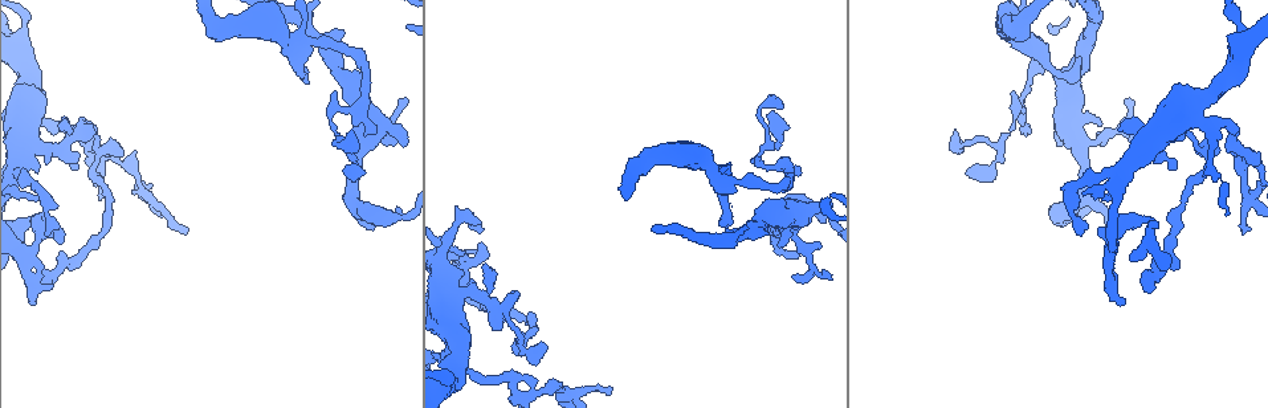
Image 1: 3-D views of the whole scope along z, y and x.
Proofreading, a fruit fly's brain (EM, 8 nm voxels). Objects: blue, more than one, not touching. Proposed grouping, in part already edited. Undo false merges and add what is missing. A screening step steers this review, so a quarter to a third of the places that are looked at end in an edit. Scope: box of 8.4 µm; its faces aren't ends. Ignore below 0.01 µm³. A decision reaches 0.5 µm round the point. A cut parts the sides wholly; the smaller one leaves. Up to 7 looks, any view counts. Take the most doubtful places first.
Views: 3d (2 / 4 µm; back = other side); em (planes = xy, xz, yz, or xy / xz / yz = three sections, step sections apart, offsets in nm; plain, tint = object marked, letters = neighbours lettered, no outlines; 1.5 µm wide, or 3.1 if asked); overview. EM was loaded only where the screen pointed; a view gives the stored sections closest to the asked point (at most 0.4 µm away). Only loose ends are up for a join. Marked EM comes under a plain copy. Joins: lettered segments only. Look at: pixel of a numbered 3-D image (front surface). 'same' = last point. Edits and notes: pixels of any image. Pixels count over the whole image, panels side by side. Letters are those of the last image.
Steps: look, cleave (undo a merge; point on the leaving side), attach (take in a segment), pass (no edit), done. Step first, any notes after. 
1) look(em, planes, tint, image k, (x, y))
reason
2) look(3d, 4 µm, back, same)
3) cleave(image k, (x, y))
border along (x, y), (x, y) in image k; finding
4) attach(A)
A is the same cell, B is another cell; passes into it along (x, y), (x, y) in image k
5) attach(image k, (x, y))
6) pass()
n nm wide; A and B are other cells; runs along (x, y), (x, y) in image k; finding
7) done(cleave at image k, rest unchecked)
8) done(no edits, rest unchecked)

look(3d, 4 µm, image 1, (776, 103))
thin end

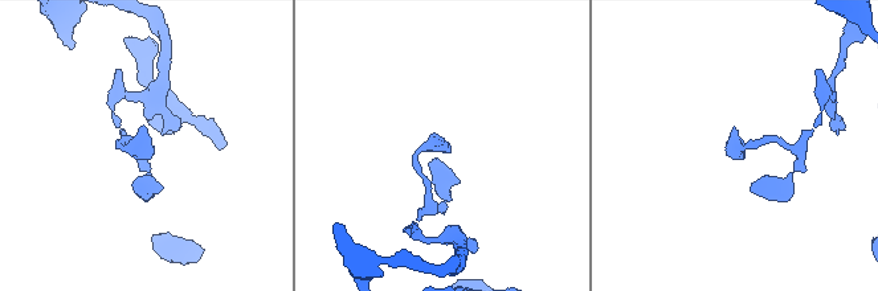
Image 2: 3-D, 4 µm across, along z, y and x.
look(em, planes, letters, image 2, (441, 142))

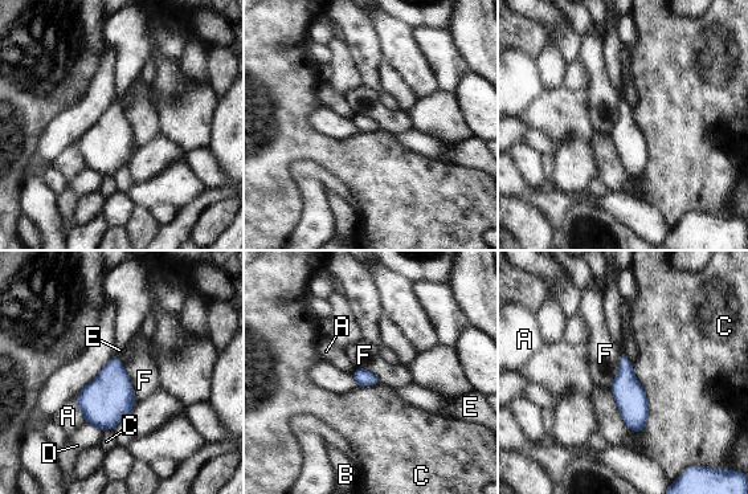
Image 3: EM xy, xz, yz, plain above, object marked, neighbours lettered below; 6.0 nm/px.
pass()
A, B, C, D, E and F are other cells; border along (121, 359), (135, 400) in image 3; none of them fits

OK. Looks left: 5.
look(em, xy, step 8, tint, image 1, (1107, 247))
abrupt turn

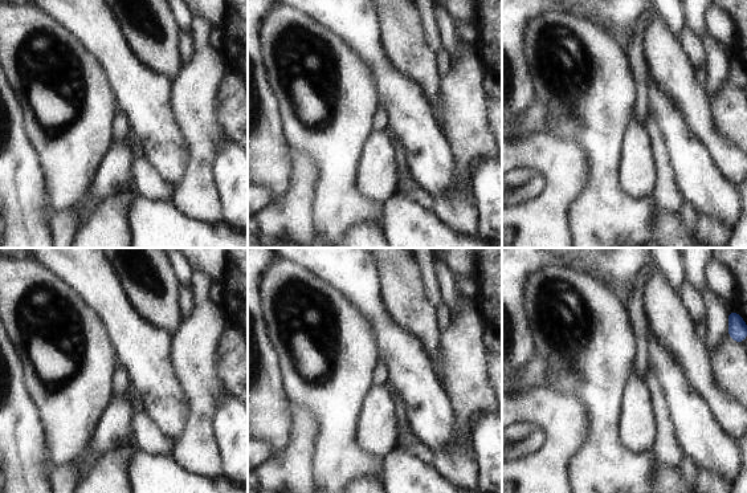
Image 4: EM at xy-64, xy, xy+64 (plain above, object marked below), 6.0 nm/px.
look(em, planes, letters, same)
another direction

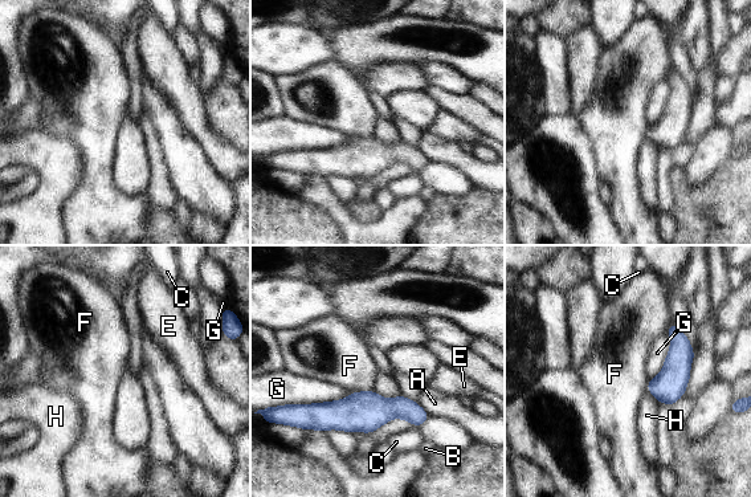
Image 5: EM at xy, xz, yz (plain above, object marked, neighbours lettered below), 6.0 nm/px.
pass()
A, B, C, E, F, G and H are other cells; runs along (300, 412), (411, 411), (424, 415) in image 5; one neuron here

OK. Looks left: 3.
look(em, xz, step 4, letters, image 1, (1101, 124))

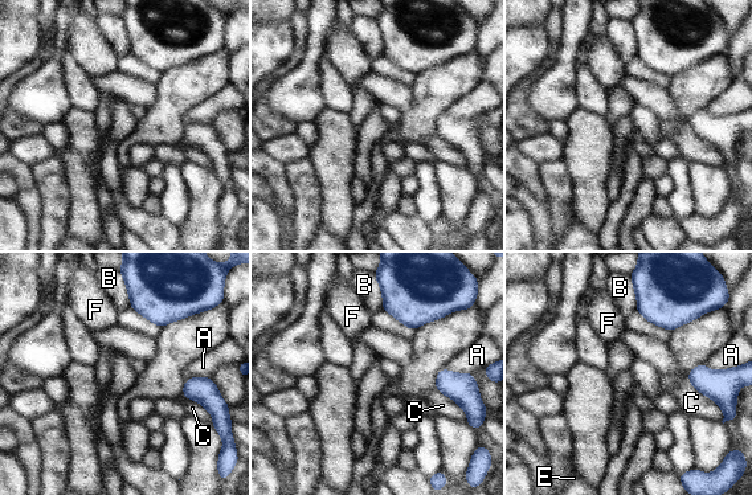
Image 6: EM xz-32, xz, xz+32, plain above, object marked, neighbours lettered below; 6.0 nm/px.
look(em, planes, letters, same)

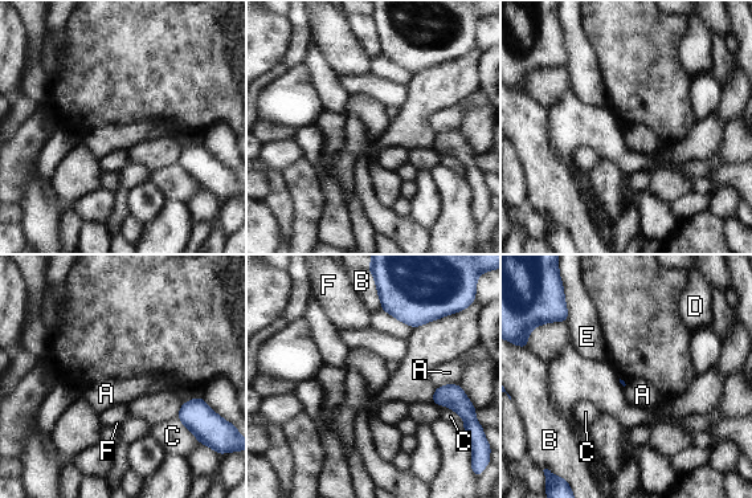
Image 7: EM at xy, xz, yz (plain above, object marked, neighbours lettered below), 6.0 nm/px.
pass()
A, B, C, D, E and F are other cells; border along (457, 383), (438, 386), (434, 390) in image 7; no lettered segment goes on from it

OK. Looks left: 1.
done(no edits, rest unchecked)

